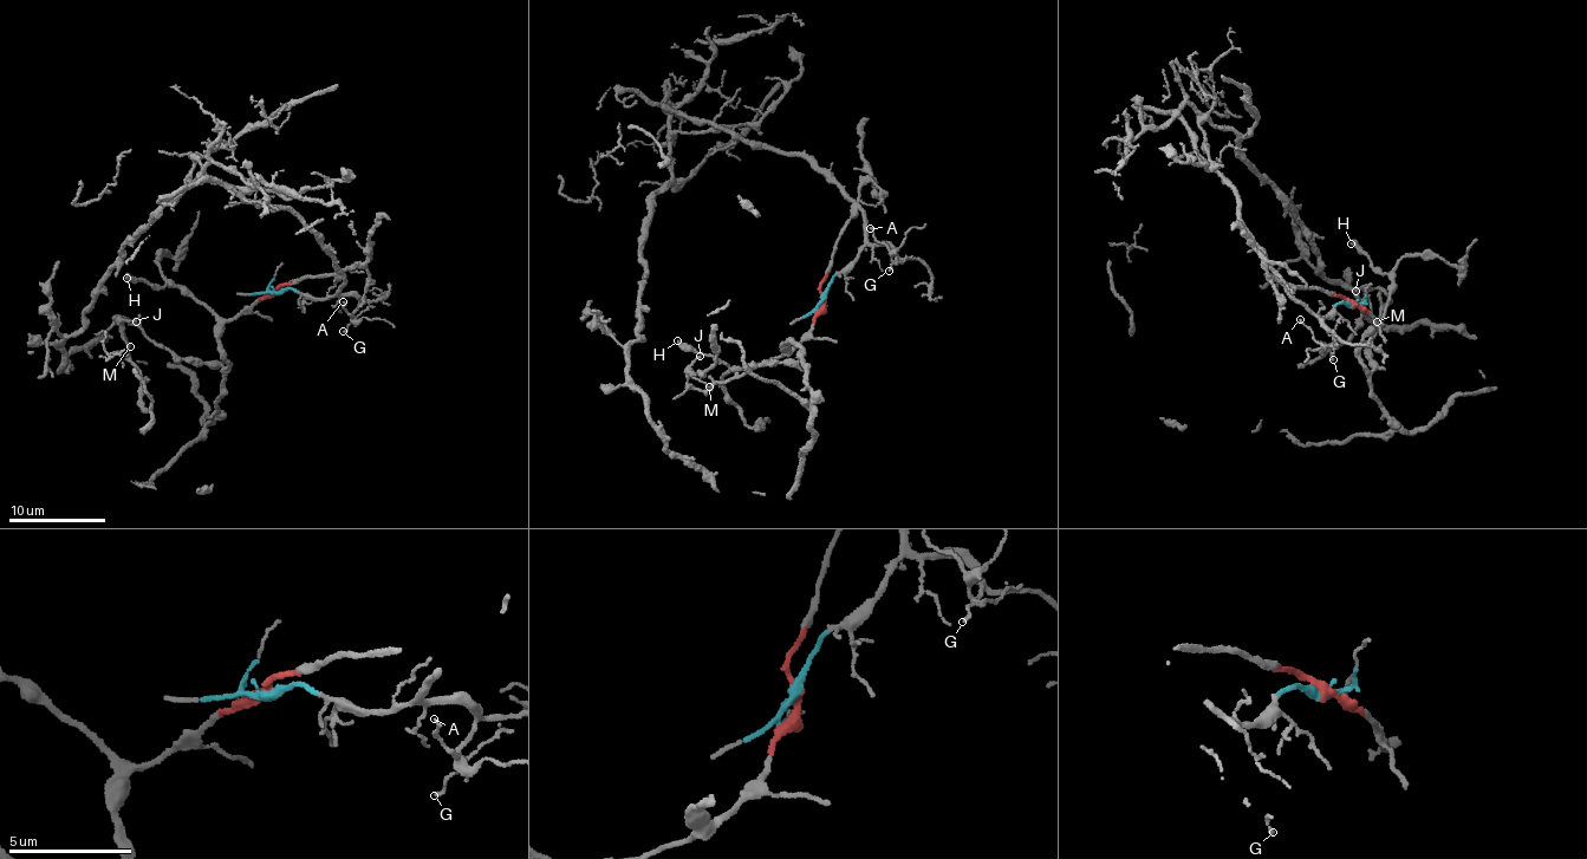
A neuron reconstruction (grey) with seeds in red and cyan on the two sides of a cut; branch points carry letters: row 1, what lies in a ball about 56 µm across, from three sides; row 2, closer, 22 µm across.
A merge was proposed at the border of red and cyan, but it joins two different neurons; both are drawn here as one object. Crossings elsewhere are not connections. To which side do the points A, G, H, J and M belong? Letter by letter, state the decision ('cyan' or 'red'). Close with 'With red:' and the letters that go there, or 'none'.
A: cyan
G: cyan
H: red
J: red
M: red
With red: H, J, M

